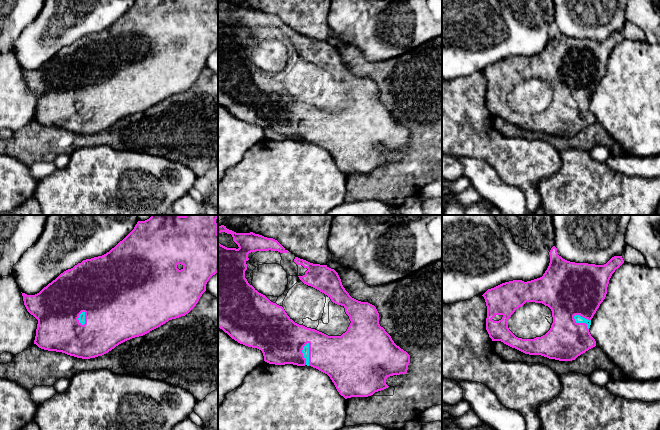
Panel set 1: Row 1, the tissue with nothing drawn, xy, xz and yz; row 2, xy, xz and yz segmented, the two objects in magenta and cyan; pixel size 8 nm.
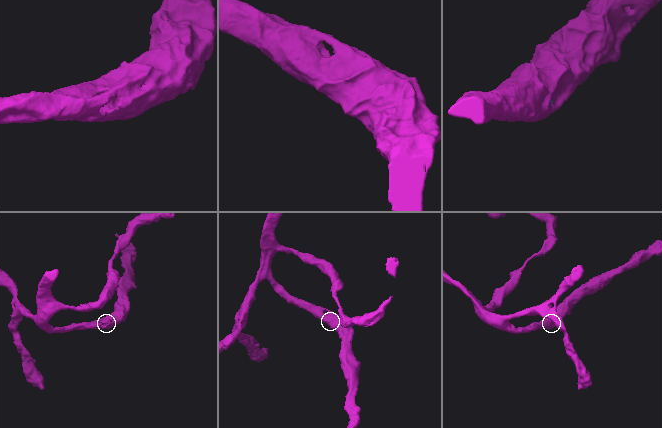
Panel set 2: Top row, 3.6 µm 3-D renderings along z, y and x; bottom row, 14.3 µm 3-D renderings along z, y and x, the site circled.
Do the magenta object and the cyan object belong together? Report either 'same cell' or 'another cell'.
same cell

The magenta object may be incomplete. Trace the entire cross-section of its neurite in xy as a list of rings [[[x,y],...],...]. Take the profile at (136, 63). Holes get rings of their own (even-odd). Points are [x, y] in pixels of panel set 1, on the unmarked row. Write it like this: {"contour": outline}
{"contour": [[[136,0],[134,5],[106,30],[83,36],[73,44],[61,49],[55,56],[35,71],[22,69],[27,87],[38,96],[34,120],[44,126],[62,128],[82,135],[102,132],[127,116],[143,112],[169,96],[188,90],[196,82],[200,73],[206,67],[206,60],[209,55],[217,48],[217,0]]]}

